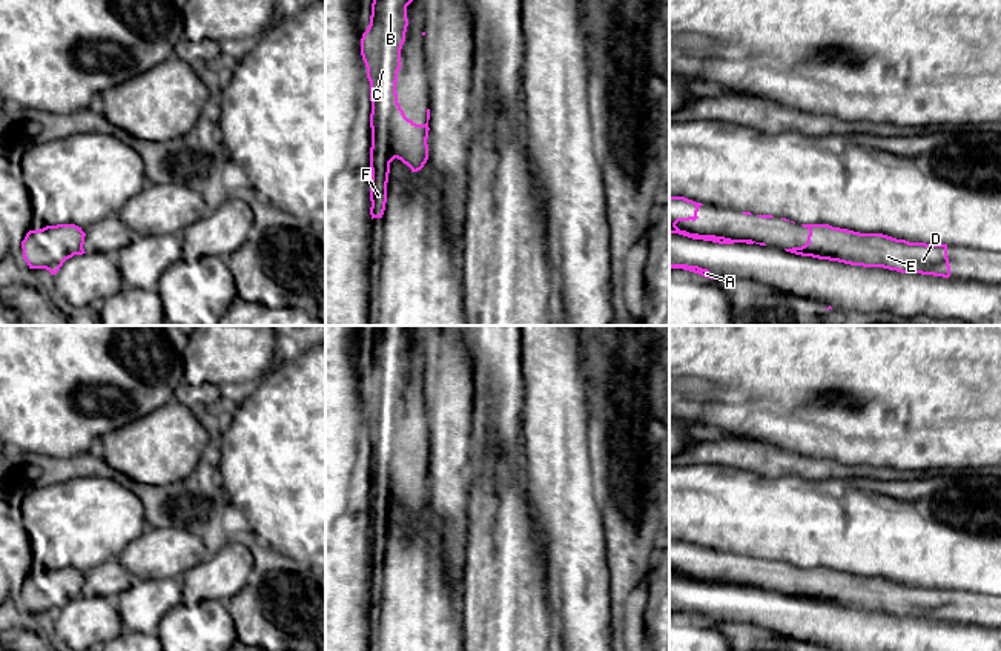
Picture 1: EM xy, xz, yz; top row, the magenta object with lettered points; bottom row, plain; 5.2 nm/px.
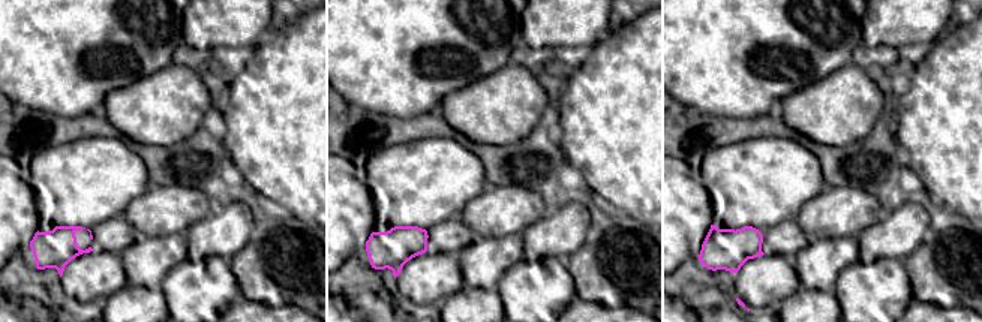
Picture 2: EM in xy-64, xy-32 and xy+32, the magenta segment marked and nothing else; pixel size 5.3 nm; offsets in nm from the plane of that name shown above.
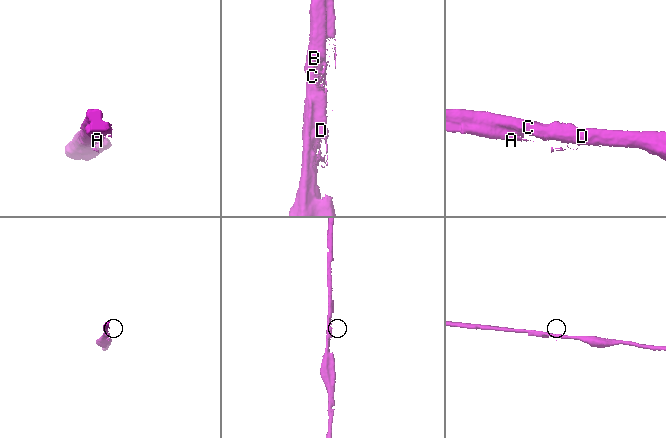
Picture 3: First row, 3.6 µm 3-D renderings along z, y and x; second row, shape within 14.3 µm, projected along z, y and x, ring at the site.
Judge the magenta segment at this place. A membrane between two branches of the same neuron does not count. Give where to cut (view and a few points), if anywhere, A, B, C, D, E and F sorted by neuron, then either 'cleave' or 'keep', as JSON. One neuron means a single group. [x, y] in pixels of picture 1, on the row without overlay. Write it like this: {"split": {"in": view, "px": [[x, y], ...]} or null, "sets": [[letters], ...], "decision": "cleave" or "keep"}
{"split": null, "sets": [["A", "B", "C", "D", "E", "F"]], "decision": "keep"}

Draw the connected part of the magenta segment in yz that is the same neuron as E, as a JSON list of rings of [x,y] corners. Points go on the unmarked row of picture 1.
[[[801,568],[809,574],[808,587],[801,591],[785,593],[786,596],[818,603],[838,605],[851,610],[883,611],[901,617],[921,617],[950,620],[947,588],[909,587],[883,577],[860,577],[829,568]]]

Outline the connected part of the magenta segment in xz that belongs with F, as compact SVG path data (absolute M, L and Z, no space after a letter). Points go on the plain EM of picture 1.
M379 326L379 335L373 339L370 368L361 382L361 399L367 411L367 422L370 425L370 559L382 562L387 547L387 527L390 517L390 507L398 502L407 508L411 516L418 516L428 504L428 464L430 453L427 453L427 467L416 468L408 464L398 447L396 425L401 413L401 393L405 385L408 370L407 350L413 344L424 342L424 333L419 326Z

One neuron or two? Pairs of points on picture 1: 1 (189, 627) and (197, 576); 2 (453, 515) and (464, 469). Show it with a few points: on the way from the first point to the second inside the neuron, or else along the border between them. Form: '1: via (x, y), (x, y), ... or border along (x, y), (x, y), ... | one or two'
1: border along (206, 599), (186, 605) | two
2: via (453, 504), (453, 479) | one

